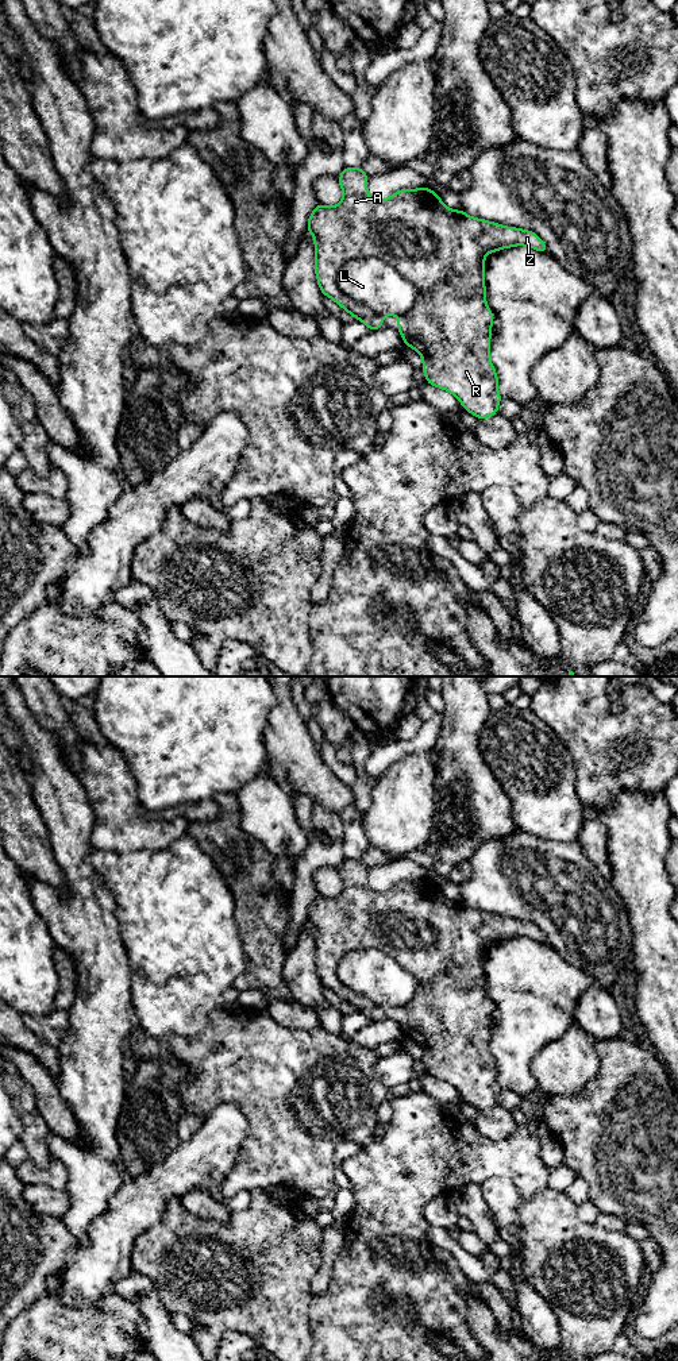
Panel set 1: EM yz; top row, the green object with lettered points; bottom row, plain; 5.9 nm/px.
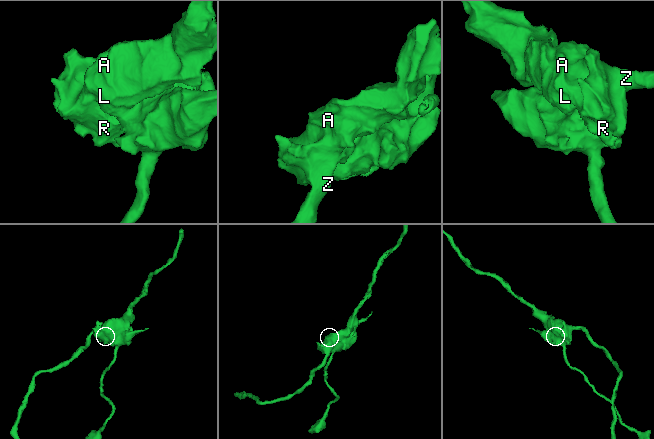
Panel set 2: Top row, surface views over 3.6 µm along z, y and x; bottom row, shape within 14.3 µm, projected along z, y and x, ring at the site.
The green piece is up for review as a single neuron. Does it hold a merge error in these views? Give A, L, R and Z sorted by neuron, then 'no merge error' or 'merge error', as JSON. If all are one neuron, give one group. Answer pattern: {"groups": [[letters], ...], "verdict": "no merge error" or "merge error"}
{"groups": [["A", "R", "Z"], ["L"]], "verdict": "merge error"}

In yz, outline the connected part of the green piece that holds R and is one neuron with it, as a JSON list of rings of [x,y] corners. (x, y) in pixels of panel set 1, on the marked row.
[[[344,167],[338,177],[343,192],[336,207],[317,203],[307,230],[315,240],[315,273],[320,292],[332,298],[353,317],[369,327],[384,325],[366,305],[346,296],[336,284],[342,266],[357,258],[378,258],[393,266],[417,289],[416,304],[398,320],[405,346],[423,358],[425,381],[454,394],[465,410],[478,420],[498,410],[497,373],[490,362],[493,312],[485,298],[485,255],[513,246],[528,246],[548,252],[546,243],[532,231],[505,227],[475,219],[462,209],[447,208],[431,189],[400,189],[386,200],[367,194],[369,176],[361,167]]]

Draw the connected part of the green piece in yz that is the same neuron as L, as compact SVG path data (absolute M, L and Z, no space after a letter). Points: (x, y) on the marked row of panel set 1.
M378 258L346 262L336 284L346 296L366 305L381 319L388 315L401 316L416 304L415 285Z

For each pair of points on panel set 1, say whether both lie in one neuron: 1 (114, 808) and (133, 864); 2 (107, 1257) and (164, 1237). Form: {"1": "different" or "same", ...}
{"1": "different", "2": "different"}

